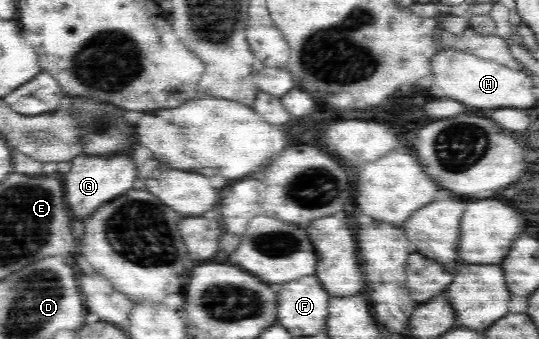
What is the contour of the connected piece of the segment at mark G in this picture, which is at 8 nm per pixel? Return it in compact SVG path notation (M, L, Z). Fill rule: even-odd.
M78 155L71 159L72 167L66 176L66 201L72 207L74 217L84 219L90 213L98 211L102 204L113 200L134 188L134 181L138 175L138 168L134 160L126 159L126 155L114 155L114 157L103 157Z

